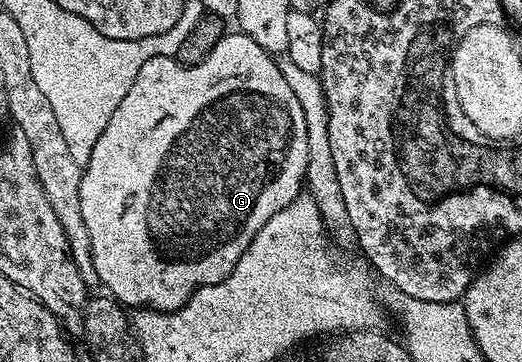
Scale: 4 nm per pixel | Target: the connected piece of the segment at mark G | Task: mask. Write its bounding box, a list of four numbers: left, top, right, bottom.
[80,30,308,312]

